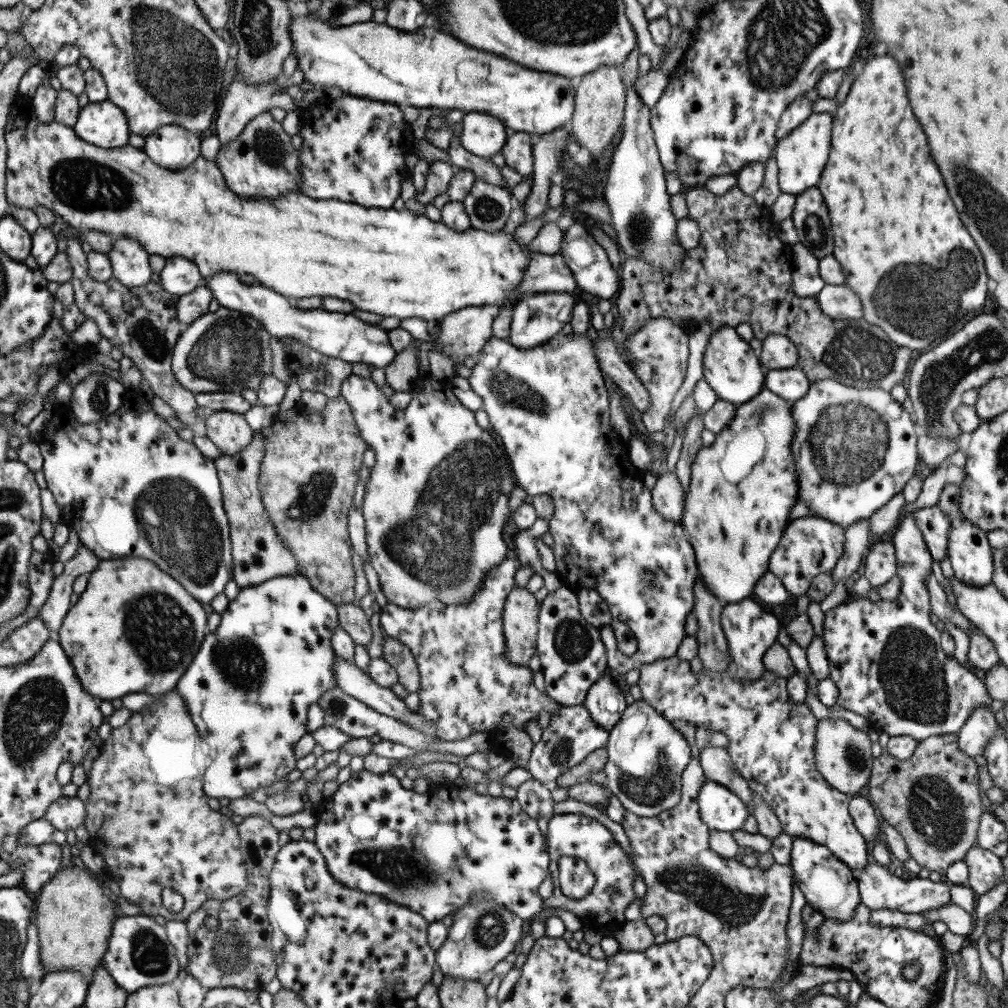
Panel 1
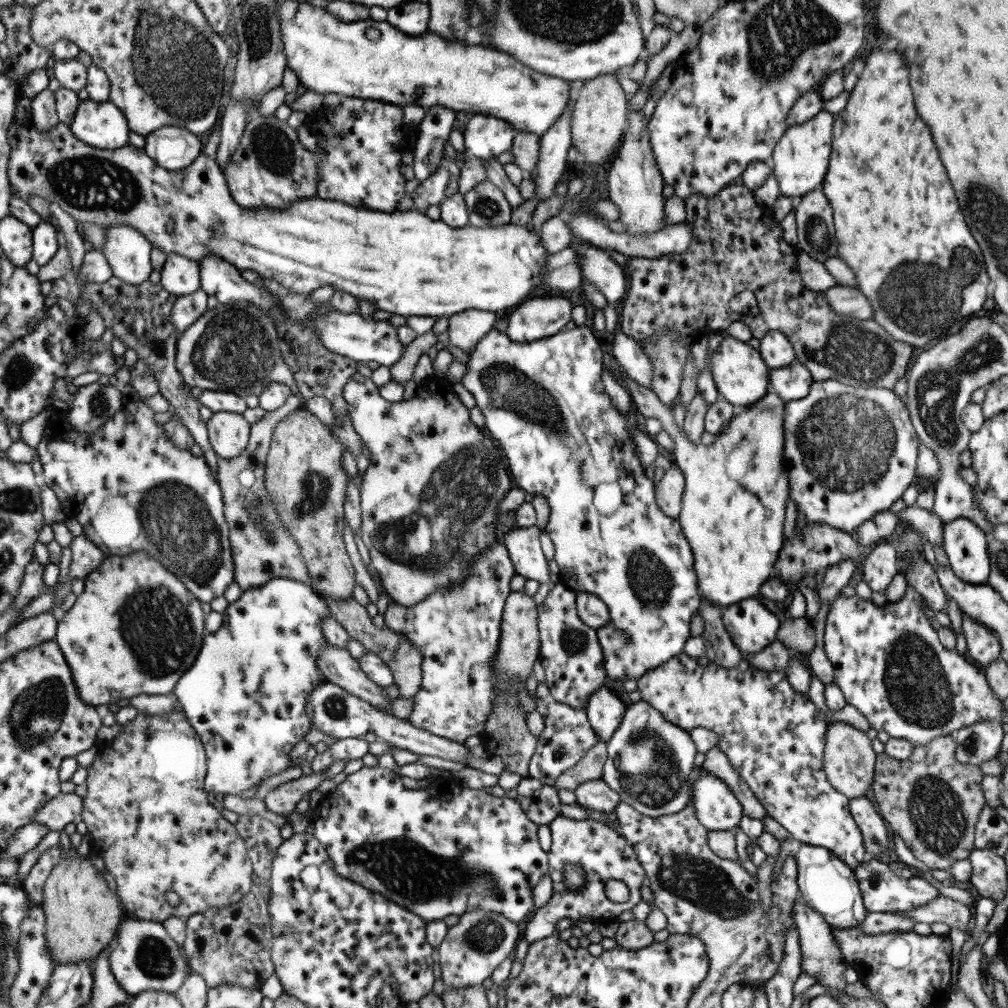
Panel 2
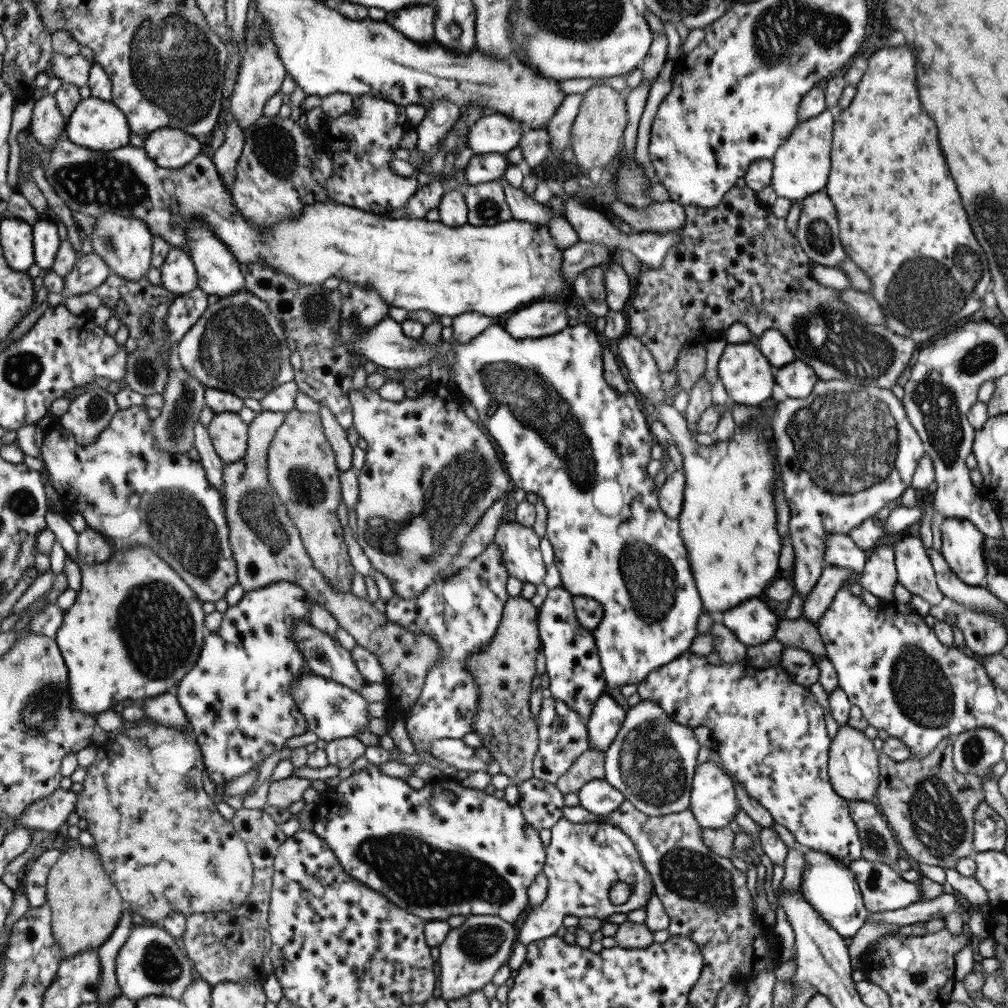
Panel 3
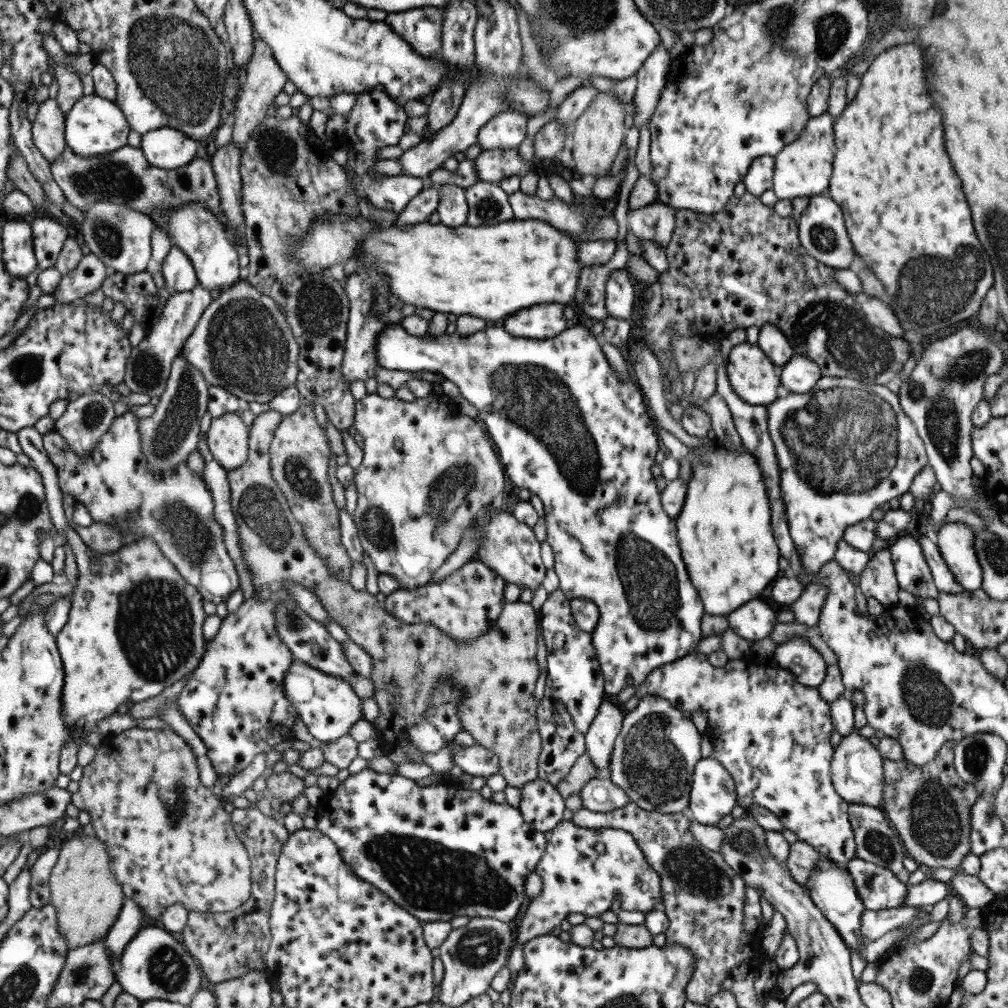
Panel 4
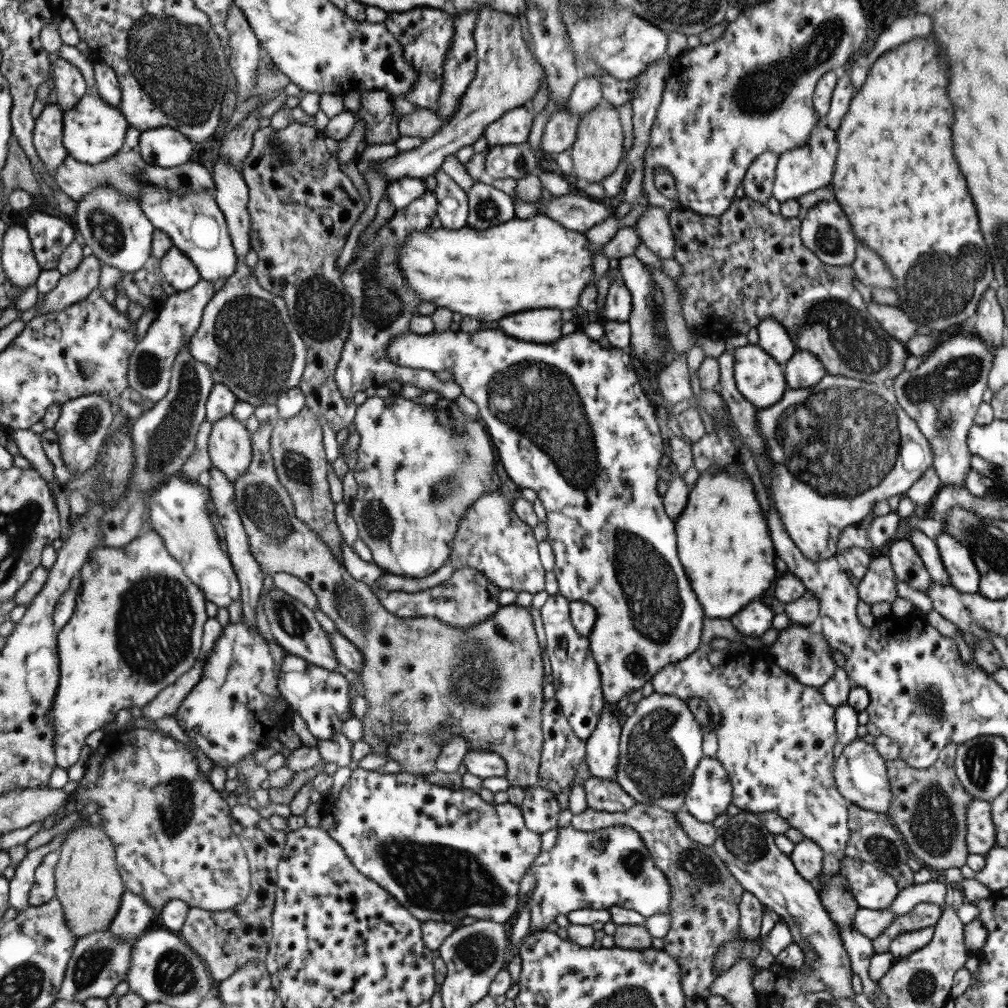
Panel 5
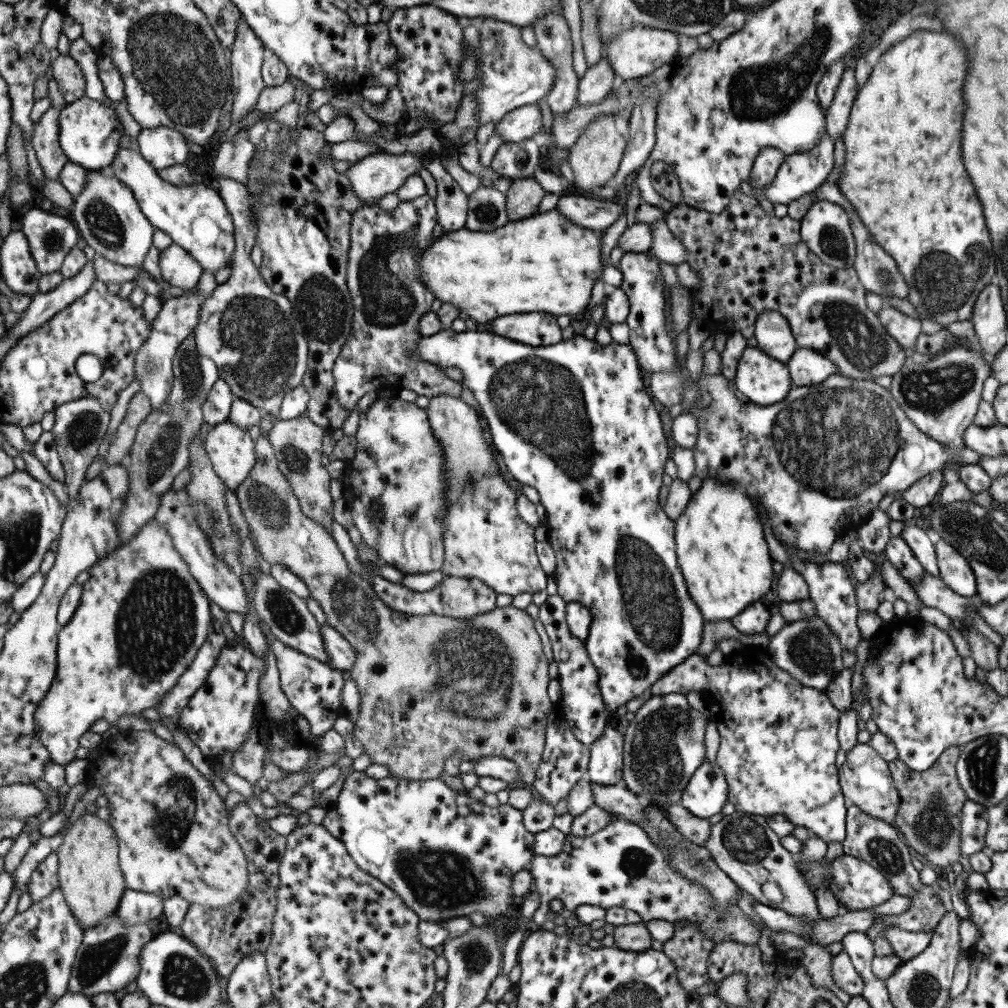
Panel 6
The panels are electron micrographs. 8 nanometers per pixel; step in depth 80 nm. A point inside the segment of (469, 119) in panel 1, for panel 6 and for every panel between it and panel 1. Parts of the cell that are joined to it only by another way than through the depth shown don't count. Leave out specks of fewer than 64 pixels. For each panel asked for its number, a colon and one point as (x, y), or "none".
2: (484, 136)
3: (493, 132)
4: (507, 129)
5: (512, 127)
6: (521, 123)

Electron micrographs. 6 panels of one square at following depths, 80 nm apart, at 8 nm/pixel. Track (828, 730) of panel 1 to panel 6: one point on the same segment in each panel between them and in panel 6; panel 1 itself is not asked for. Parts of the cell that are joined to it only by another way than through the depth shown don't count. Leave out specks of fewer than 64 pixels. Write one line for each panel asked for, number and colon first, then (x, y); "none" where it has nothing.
2: (848, 762)
3: (852, 766)
4: (856, 773)
5: (859, 773)
6: (864, 777)

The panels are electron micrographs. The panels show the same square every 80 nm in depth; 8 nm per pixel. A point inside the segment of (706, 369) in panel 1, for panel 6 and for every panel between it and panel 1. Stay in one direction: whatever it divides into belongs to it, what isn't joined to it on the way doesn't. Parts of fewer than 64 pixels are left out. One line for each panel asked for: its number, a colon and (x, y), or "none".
2: (739, 374)
3: (746, 376)
4: (754, 379)
5: (759, 379)
6: (763, 381)

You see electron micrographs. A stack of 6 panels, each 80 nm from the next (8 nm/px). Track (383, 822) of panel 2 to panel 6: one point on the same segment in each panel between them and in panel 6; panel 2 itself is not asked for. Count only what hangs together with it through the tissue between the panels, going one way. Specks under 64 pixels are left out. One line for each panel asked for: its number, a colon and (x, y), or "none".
3: (389, 837)
4: (439, 852)
5: (442, 854)
6: (446, 855)

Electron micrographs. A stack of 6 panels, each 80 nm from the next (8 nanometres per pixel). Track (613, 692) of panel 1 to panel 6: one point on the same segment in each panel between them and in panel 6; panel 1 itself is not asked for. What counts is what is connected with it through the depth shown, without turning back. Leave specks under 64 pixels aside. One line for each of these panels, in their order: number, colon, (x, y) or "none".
2: (604, 709)
3: (604, 720)
4: (598, 740)
5: (601, 746)
6: (604, 766)

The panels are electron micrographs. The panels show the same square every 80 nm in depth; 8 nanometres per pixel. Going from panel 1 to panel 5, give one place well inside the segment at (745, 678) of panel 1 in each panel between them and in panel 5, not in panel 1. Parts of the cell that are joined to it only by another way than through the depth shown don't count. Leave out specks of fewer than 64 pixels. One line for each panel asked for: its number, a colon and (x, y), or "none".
2: (751, 626)
3: (751, 621)
4: (754, 620)
5: (753, 619)

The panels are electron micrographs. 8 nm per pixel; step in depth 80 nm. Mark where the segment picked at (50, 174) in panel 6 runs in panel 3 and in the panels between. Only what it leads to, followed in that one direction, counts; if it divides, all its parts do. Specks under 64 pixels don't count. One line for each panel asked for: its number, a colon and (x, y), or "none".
3: (47, 121)
4: (49, 127)
5: (49, 132)

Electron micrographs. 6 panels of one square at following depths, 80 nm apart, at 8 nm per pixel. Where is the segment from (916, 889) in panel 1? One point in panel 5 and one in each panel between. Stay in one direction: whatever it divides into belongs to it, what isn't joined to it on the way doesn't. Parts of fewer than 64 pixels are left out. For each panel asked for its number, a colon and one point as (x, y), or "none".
2: (882, 890)
3: (882, 889)
4: (877, 888)
5: (872, 889)

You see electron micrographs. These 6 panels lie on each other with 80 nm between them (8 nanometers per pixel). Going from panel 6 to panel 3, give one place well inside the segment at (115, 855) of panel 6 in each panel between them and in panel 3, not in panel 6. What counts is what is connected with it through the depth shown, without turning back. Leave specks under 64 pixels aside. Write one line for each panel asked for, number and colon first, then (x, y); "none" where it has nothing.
3: (87, 907)
4: (89, 898)
5: (89, 885)

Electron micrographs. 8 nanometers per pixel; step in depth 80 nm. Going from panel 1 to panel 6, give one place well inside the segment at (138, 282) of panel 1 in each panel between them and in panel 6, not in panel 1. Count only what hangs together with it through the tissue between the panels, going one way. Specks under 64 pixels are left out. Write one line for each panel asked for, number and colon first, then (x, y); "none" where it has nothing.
2: (129, 252)
3: (126, 244)
4: (122, 238)
5: (114, 225)
6: (107, 213)

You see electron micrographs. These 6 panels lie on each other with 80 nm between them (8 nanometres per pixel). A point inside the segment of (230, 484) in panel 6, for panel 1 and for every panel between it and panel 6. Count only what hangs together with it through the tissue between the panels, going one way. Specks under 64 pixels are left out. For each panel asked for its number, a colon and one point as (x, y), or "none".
1: (227, 430)
2: (227, 433)
3: (228, 435)
4: (226, 439)
5: (227, 449)

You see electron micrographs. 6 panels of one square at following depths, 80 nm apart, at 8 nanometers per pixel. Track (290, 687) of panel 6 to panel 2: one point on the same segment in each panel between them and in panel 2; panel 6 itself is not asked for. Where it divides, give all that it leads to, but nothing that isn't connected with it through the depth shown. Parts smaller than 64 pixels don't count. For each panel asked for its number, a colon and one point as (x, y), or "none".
2: (337, 713)
3: (331, 711)
4: (327, 706)
5: (320, 696)

